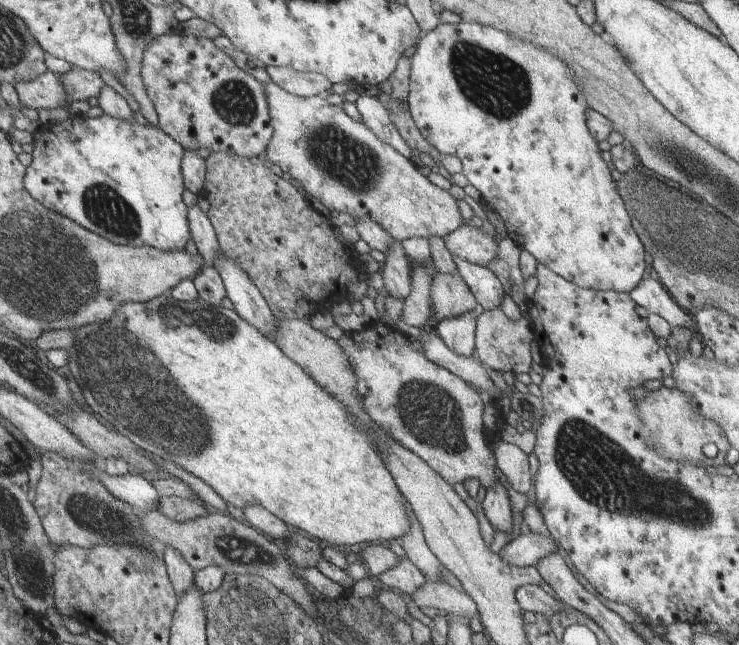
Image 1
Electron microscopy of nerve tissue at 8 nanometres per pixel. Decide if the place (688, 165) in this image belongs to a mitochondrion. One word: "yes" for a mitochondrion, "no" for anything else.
yes

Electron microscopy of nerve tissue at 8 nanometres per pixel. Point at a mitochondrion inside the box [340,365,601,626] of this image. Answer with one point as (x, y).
(423, 406)

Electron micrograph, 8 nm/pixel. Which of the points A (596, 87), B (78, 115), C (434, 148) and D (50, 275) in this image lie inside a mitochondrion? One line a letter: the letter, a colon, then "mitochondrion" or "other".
A: mitochondrion
B: other
C: other
D: mitochondrion

